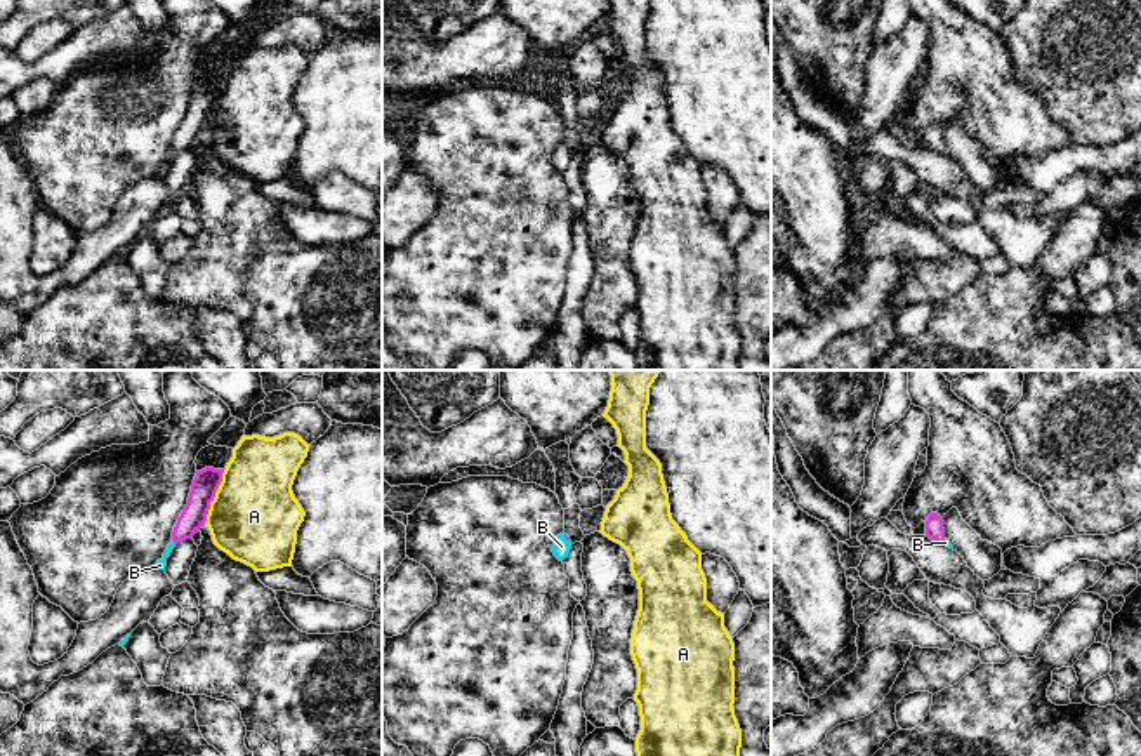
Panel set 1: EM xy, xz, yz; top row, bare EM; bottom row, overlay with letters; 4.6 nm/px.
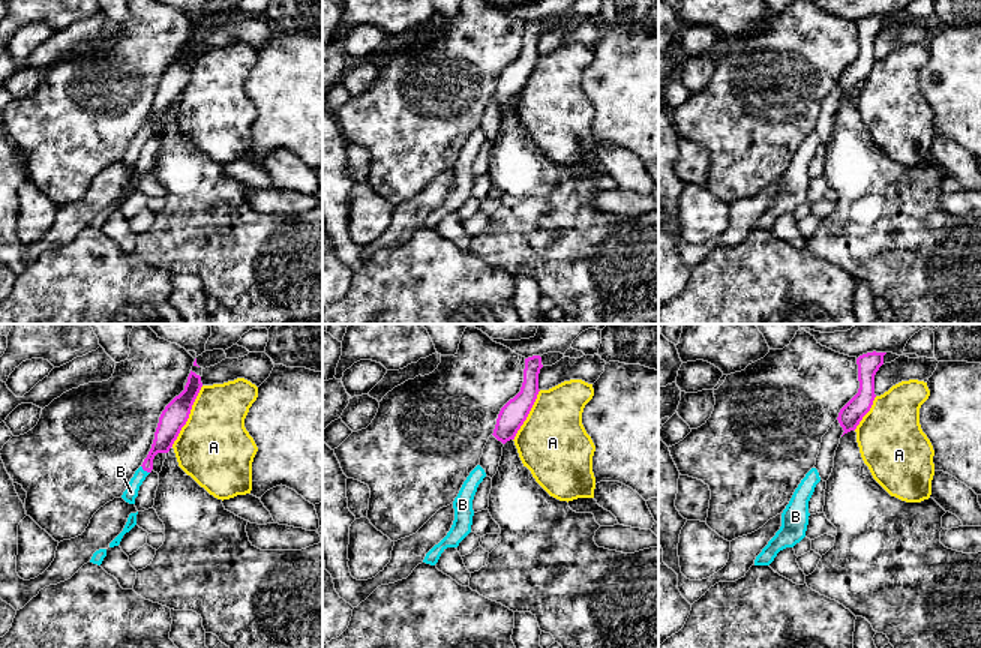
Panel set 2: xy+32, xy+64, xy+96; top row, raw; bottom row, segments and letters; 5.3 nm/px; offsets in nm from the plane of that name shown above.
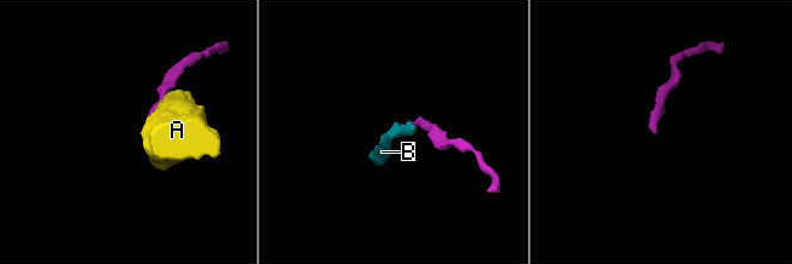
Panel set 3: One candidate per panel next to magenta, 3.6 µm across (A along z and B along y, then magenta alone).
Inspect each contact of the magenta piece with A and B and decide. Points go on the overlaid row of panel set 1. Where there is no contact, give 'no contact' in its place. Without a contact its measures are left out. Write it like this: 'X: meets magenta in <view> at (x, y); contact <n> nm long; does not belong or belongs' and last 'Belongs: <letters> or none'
A: meets magenta in xy at (214, 496); contact 260 nm long; does not belong
B: meets magenta in xy at (174, 541); contact 30 nm long; belongs
Belongs: B

